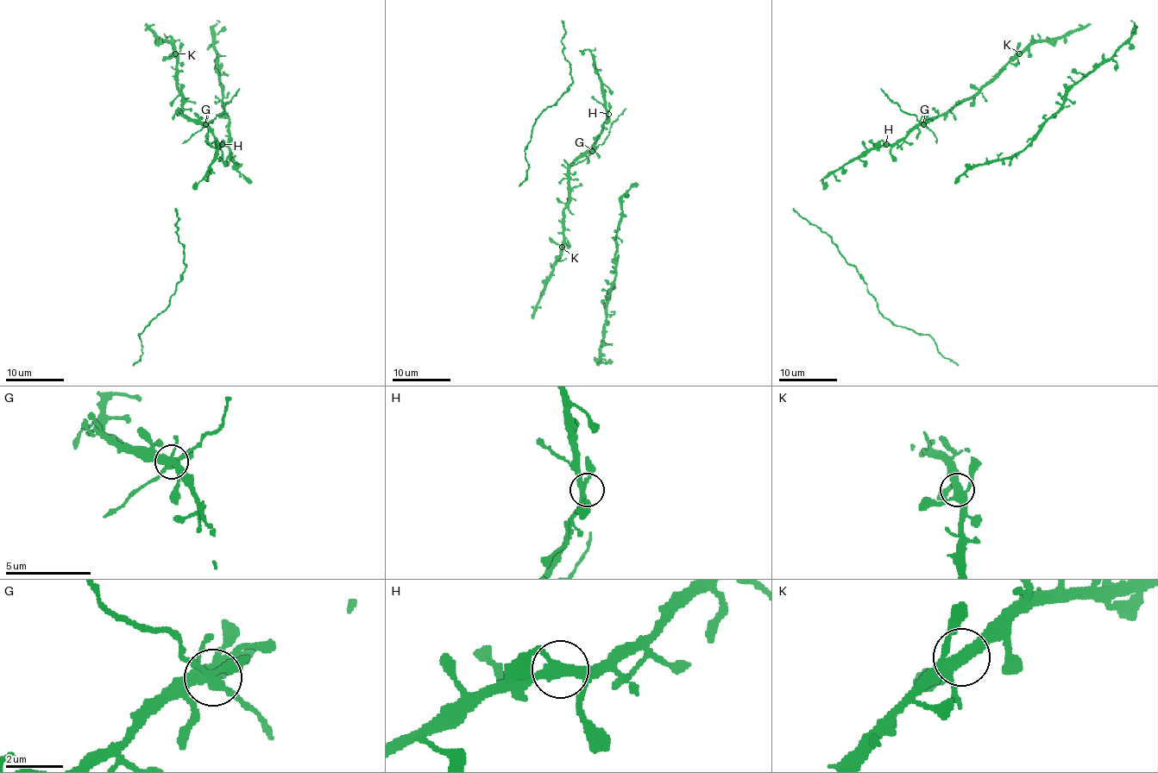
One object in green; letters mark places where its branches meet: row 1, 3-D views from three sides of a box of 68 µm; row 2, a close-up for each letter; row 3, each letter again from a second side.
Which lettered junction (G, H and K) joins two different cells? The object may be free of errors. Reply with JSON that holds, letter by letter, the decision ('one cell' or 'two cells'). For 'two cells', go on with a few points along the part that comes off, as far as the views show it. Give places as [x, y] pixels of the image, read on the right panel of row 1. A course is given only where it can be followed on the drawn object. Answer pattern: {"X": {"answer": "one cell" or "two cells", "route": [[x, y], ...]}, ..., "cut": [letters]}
{"G": {"answer": "one cell"}, "H": {"answer": "one cell"}, "K": {"answer": "one cell"}, "cut": []}

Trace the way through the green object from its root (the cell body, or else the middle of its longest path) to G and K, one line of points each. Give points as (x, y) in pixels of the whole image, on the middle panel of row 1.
G: (606, 114), (603, 131), (593, 150)
K: (606, 114), (600, 137), (569, 169), (569, 204), (564, 209), (562, 247)

